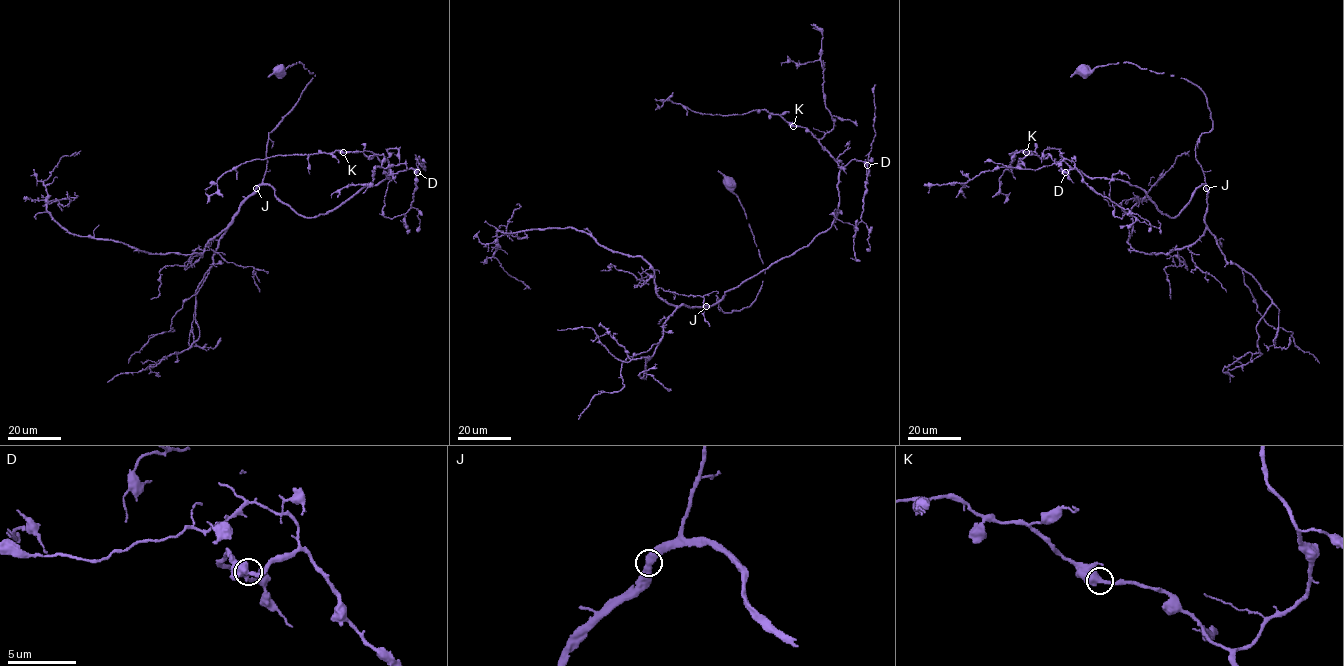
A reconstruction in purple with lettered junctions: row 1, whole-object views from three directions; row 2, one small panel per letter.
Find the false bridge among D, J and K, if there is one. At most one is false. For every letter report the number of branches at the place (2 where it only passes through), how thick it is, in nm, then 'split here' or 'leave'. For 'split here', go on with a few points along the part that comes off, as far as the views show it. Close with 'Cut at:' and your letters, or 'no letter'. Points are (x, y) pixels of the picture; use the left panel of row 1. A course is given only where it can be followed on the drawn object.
D: branches 2; calibre 550 nm; leave
J: branches 2; calibre 460 nm; leave
K: branches 2; calibre 480 nm; leave
Cut at: no letter

